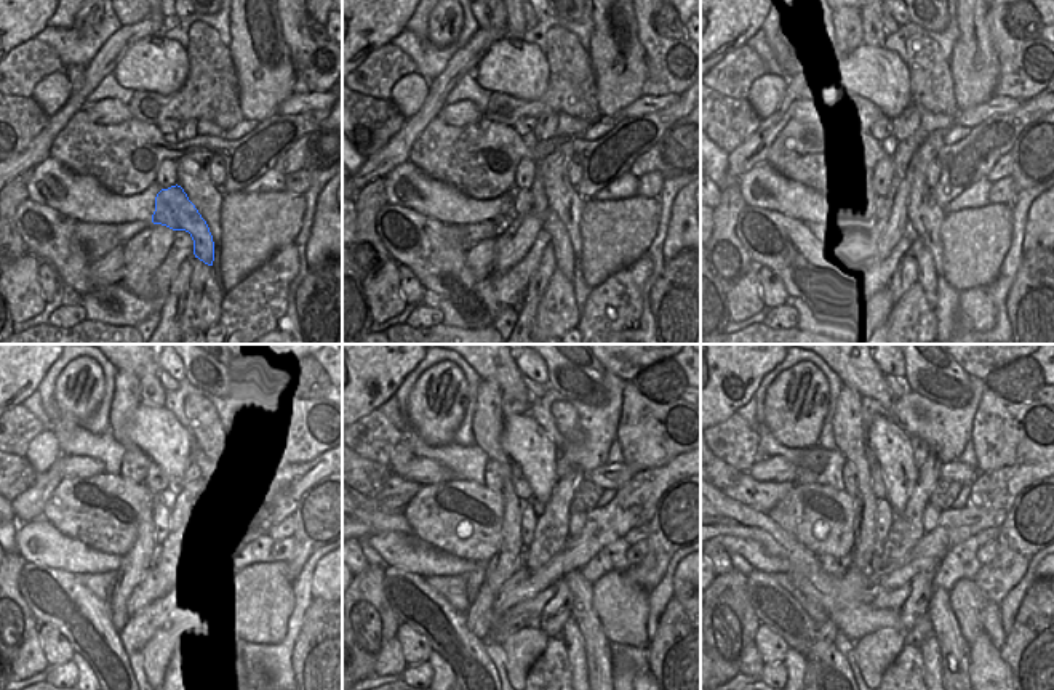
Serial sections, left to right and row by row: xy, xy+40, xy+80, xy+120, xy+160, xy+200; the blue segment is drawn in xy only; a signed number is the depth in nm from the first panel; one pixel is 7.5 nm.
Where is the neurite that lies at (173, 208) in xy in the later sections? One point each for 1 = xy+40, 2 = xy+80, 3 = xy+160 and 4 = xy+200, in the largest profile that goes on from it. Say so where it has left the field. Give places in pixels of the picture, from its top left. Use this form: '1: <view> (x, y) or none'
1: xy+40 (565, 258)
2: xy+80 (926, 269)
3: xy+160 (571, 637)
4: xy+200 (933, 660)

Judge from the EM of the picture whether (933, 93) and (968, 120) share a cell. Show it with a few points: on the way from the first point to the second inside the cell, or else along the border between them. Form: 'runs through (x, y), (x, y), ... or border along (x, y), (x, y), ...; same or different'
border along (958, 111), (954, 117); different

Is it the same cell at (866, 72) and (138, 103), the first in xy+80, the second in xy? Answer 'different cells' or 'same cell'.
different cells

